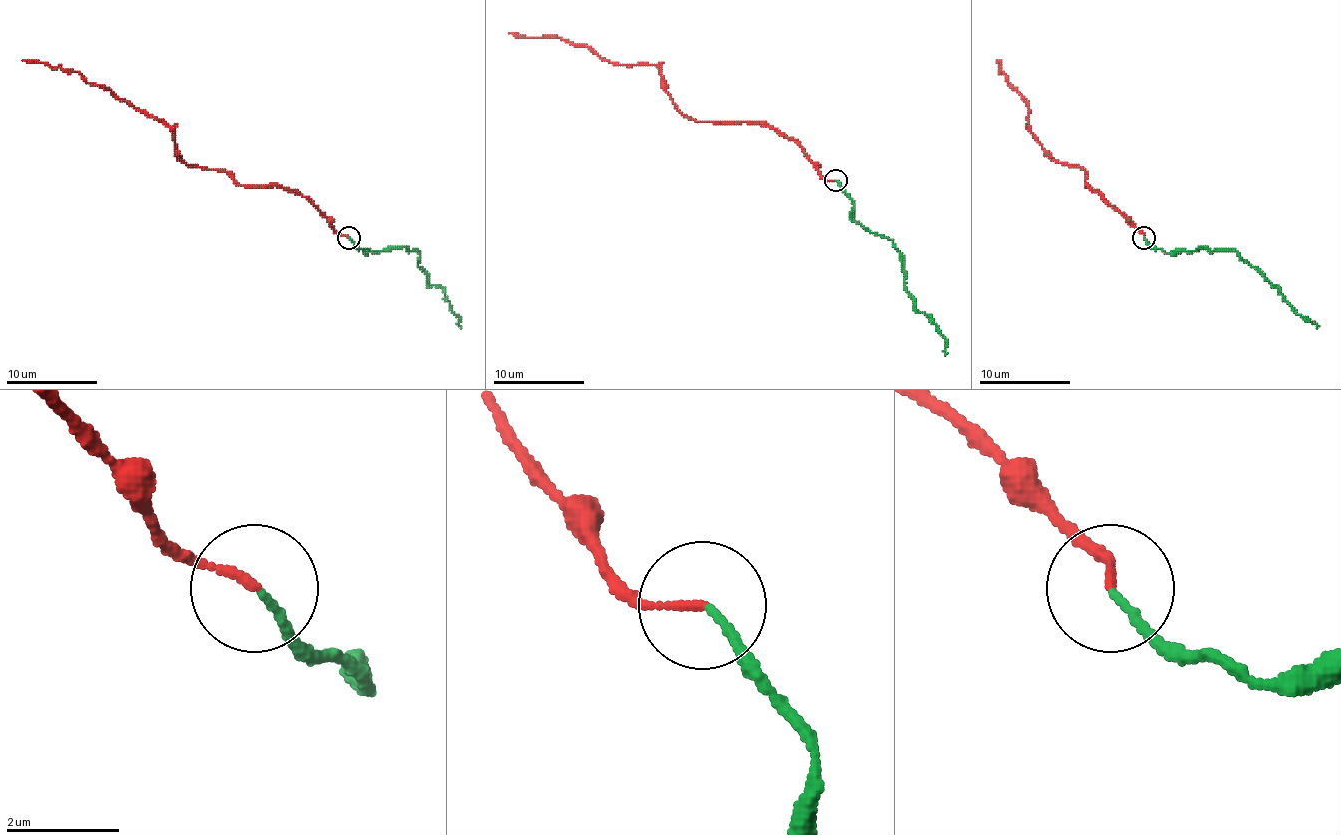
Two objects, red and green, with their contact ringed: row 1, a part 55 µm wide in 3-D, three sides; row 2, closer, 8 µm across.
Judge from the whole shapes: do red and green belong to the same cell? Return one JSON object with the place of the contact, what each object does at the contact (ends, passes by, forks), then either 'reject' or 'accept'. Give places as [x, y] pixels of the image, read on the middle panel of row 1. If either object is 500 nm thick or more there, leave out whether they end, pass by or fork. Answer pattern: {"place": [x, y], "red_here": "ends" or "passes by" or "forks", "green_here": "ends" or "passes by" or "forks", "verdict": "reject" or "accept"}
{"place": [835, 180], "red_here": "ends", "green_here": "ends", "verdict": "accept"}

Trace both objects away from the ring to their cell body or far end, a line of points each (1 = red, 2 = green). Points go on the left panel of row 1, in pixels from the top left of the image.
1: (349, 237), (306, 199), (281, 187), (238, 185), (224, 171), (179, 158), (168, 126), (72, 69), (22, 60)
2: (349, 237), (365, 253), (404, 246), (418, 251), (418, 267), (429, 285), (443, 290), (461, 328)

